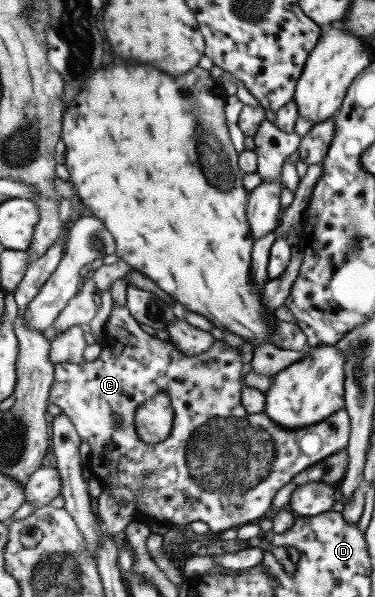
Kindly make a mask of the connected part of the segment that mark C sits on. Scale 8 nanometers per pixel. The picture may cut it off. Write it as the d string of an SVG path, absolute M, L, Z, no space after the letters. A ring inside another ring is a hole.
M116 306L113 308L112 314L107 321L105 327L105 335L103 341L103 352L101 356L96 358L93 362L85 360L84 363L61 363L56 365L55 383L52 386L51 398L52 403L56 404L62 409L68 417L72 418L74 425L80 437L86 441L90 447L90 457L87 466L92 475L99 479L104 486L128 486L133 489L137 497L136 511L137 518L141 516L145 522L154 521L164 525L171 525L174 528L186 530L193 521L201 521L209 526L212 533L232 529L232 527L239 528L250 524L250 522L258 519L268 517L273 501L276 497L280 487L286 485L296 473L306 470L315 462L345 449L349 436L349 417L343 410L339 409L332 413L326 420L319 421L318 424L304 426L303 428L286 429L280 427L268 415L252 414L243 404L243 389L245 383L242 383L242 357L237 348L226 346L222 340L218 340L207 352L200 355L184 355L169 339L158 339L155 335L149 335L140 327L140 322L132 314L130 307ZM160 392L167 393L170 396L171 402L175 409L175 423L173 430L168 439L162 443L152 445L146 443L142 437L139 436L138 426L136 426L135 417L138 415L138 409L145 401L152 400L154 396L158 396Z

